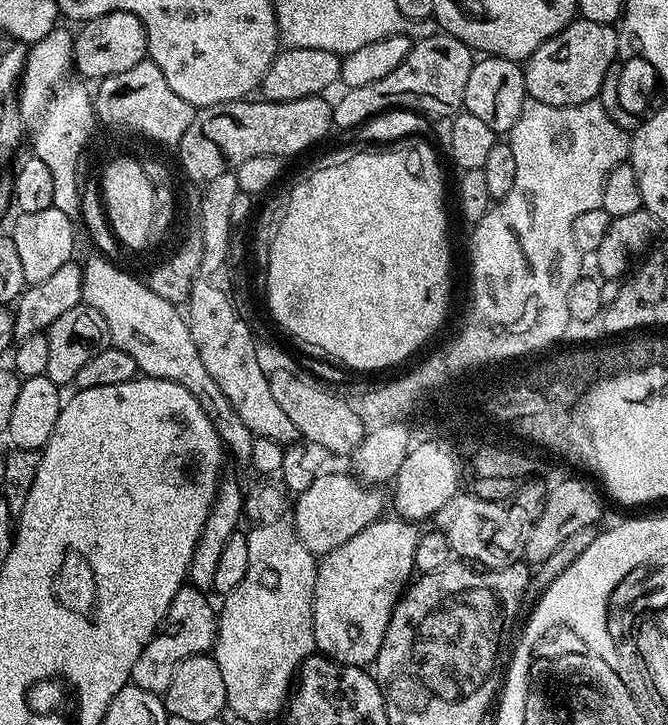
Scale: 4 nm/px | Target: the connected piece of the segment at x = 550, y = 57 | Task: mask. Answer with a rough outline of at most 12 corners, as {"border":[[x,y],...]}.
{"border":[[571,20],[523,65],[529,97],[559,108],[597,99],[622,41]]}

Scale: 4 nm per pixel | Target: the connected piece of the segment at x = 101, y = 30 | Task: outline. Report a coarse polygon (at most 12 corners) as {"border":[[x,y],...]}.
{"border":[[129,12],[79,25],[74,68],[99,82],[148,55],[148,35]]}

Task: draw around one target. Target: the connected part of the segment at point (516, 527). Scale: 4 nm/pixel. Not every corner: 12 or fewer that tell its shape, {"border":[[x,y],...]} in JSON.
{"border":[[545,485],[507,500],[457,494],[435,527],[461,561],[524,560]]}

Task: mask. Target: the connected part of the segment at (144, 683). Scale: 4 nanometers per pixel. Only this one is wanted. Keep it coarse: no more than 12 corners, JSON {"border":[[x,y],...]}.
{"border":[[180,588],[134,662],[131,683],[162,694],[186,658],[213,651],[218,612]]}

